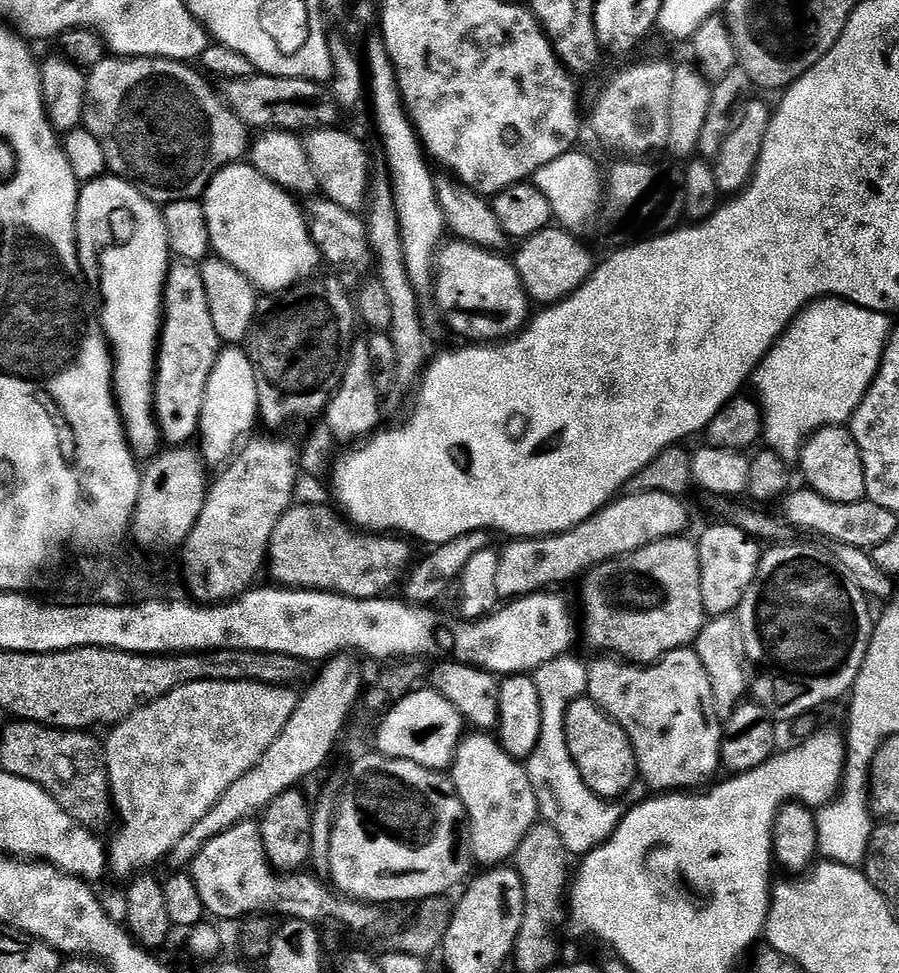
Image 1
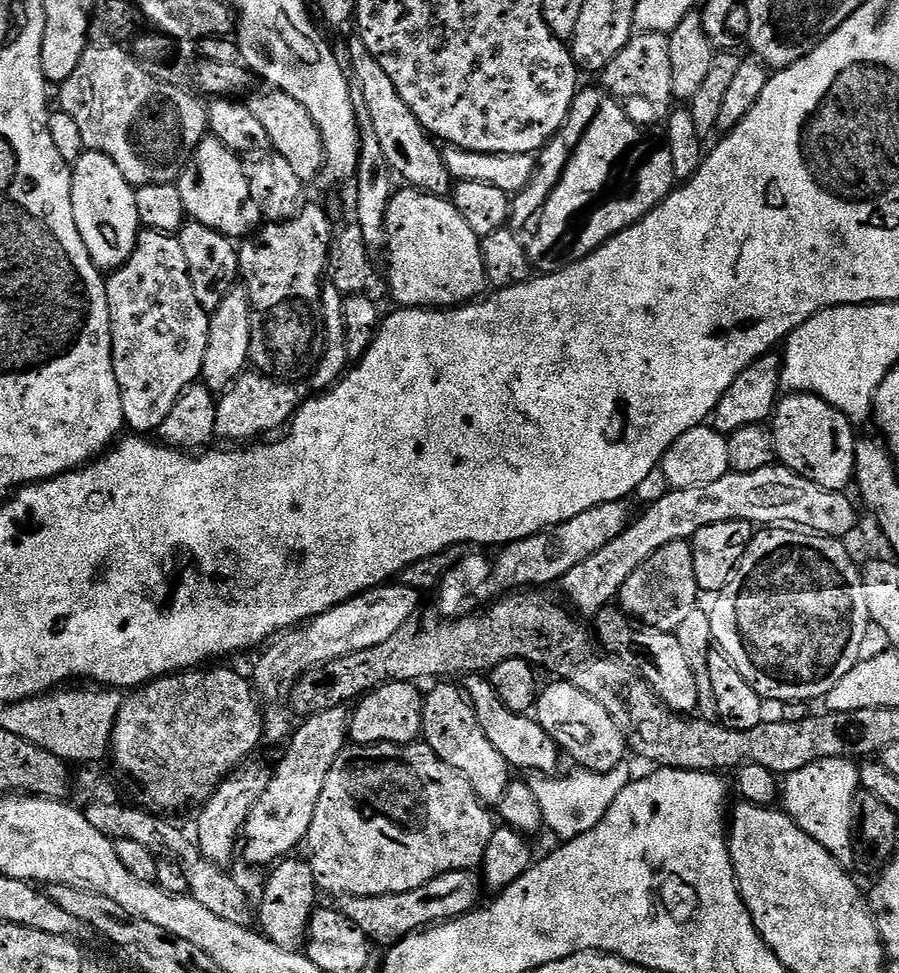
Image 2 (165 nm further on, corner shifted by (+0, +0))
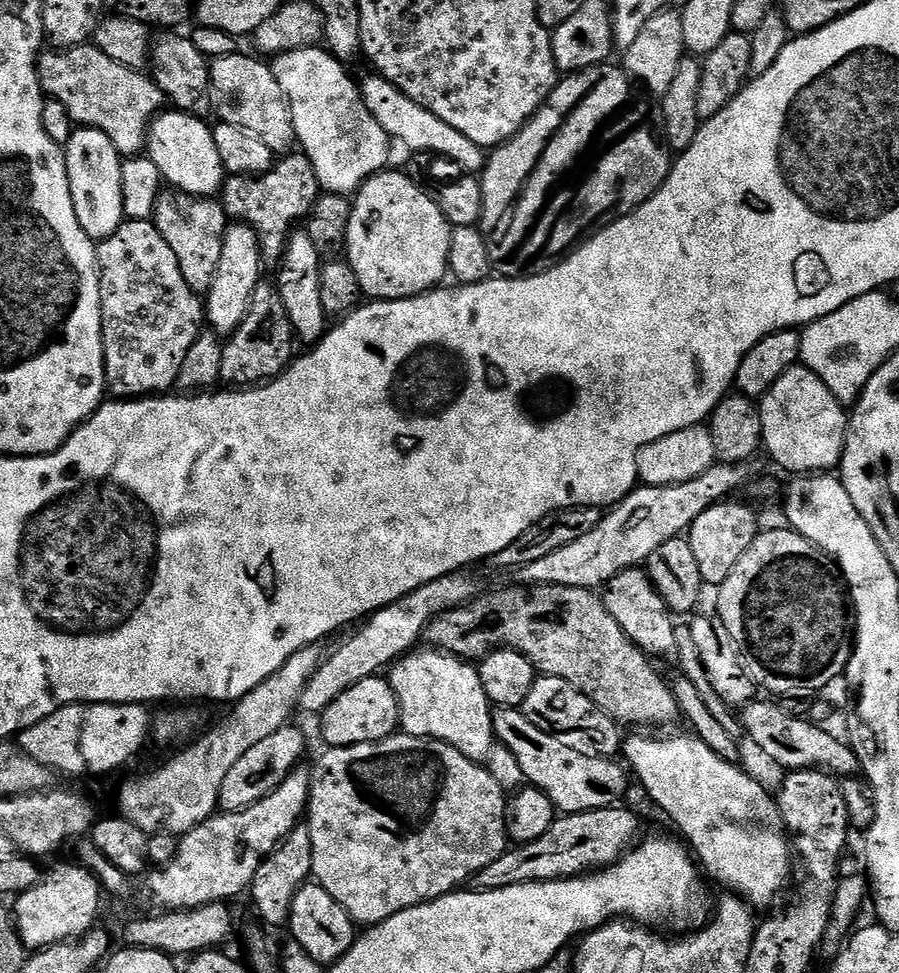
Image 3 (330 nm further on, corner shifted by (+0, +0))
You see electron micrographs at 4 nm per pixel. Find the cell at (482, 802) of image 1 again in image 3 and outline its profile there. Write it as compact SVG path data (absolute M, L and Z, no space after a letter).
M440 650L428 652L413 651L403 657L391 669L390 683L396 692L396 702L400 705L399 727L409 736L418 736L429 740L441 740L454 746L466 758L477 762L487 761L494 743L492 730L493 705L490 703L486 690L480 681L479 671L471 663L458 656L445 654Z

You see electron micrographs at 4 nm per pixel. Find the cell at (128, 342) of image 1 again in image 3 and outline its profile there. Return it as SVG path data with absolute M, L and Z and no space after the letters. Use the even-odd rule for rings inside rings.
M81 127L73 131L66 159L72 201L80 219L80 225L84 227L92 241L108 240L120 229L126 219L123 208L120 153L113 148L106 134L102 134L96 128ZM87 148L88 152L84 152Z

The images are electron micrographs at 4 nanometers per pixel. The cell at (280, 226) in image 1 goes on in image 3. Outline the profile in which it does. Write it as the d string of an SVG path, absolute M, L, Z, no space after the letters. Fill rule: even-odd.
M164 110L152 121L146 137L146 156L173 189L189 196L212 198L223 188L226 171L215 146L213 129L190 112ZM169 180L169 182L168 182Z

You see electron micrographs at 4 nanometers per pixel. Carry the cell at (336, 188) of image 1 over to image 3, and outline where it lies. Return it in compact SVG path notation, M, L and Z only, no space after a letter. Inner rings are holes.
M241 54L223 57L214 68L214 84L220 87L224 95L223 119L231 124L241 126L245 131L261 139L274 154L288 154L297 143L296 128L292 124L292 110L276 81L276 74L267 63L251 60ZM216 72L216 80L215 80ZM293 144L293 147L292 147Z

